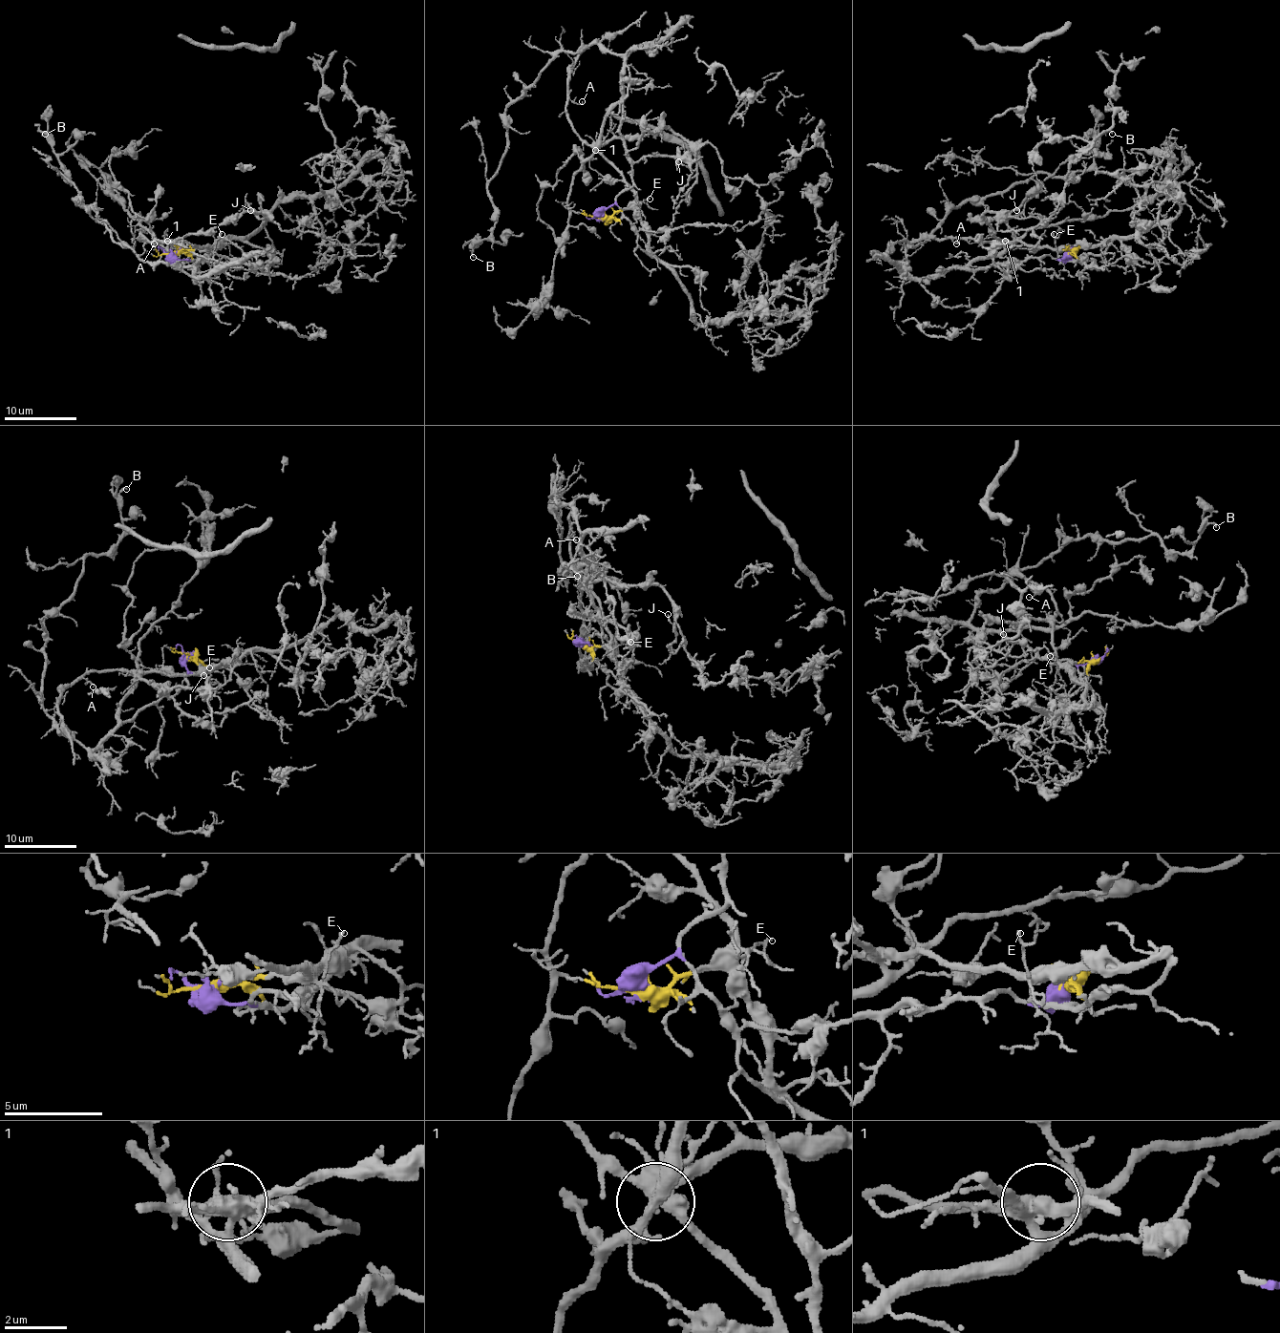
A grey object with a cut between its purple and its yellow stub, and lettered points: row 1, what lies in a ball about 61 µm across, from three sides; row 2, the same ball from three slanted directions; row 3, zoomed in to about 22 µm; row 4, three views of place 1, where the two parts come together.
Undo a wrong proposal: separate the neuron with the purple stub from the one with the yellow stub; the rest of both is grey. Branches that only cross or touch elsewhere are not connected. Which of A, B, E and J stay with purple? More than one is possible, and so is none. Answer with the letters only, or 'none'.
B, J

